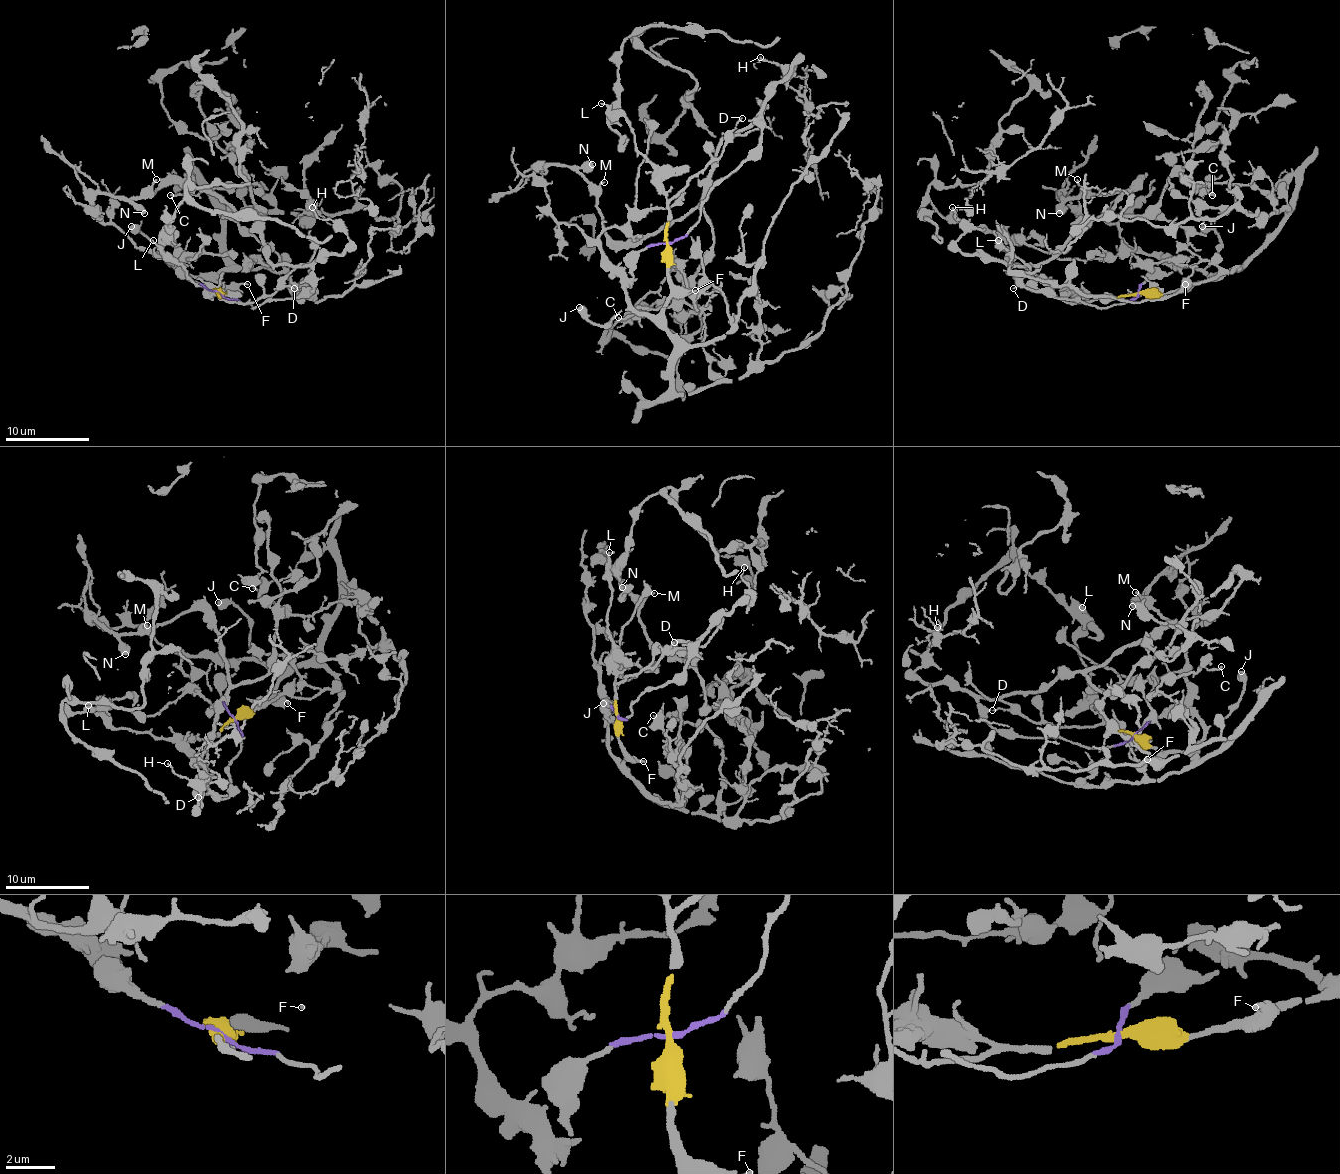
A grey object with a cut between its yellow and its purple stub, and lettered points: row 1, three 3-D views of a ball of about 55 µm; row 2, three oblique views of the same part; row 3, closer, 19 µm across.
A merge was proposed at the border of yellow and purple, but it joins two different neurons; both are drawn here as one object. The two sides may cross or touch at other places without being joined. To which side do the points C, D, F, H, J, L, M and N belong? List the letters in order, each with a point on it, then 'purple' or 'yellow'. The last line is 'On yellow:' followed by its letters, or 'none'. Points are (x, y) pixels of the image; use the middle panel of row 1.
C: (618, 317) | yellow
D: (742, 118) | yellow
F: (695, 290) | yellow
H: (760, 57) | purple
J: (579, 307) | yellow
L: (601, 103) | yellow
M: (604, 182) | purple
N: (592, 164) | purple
On yellow: C, D, F, J, L

